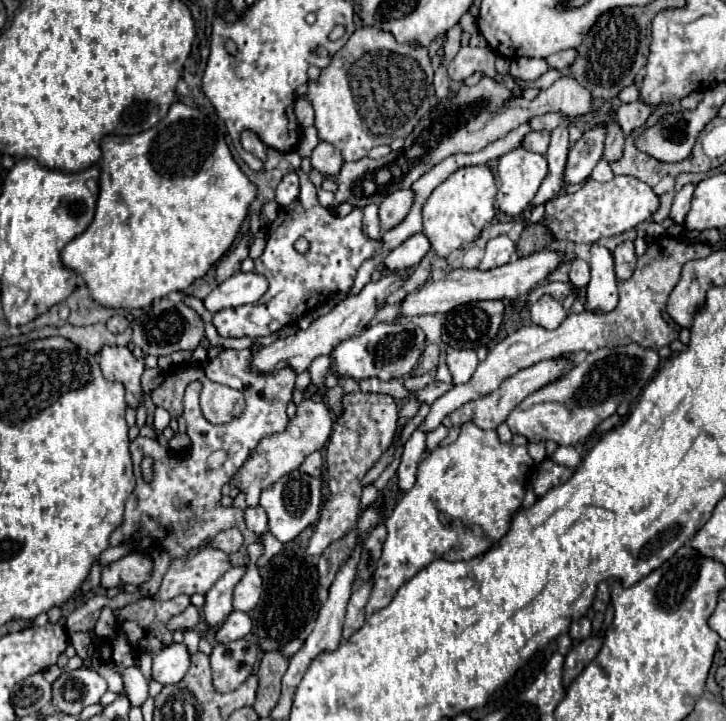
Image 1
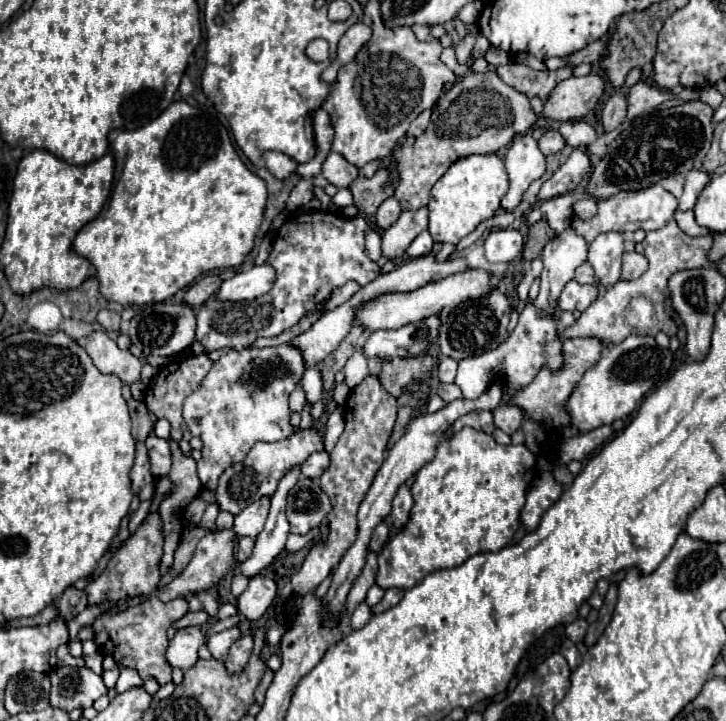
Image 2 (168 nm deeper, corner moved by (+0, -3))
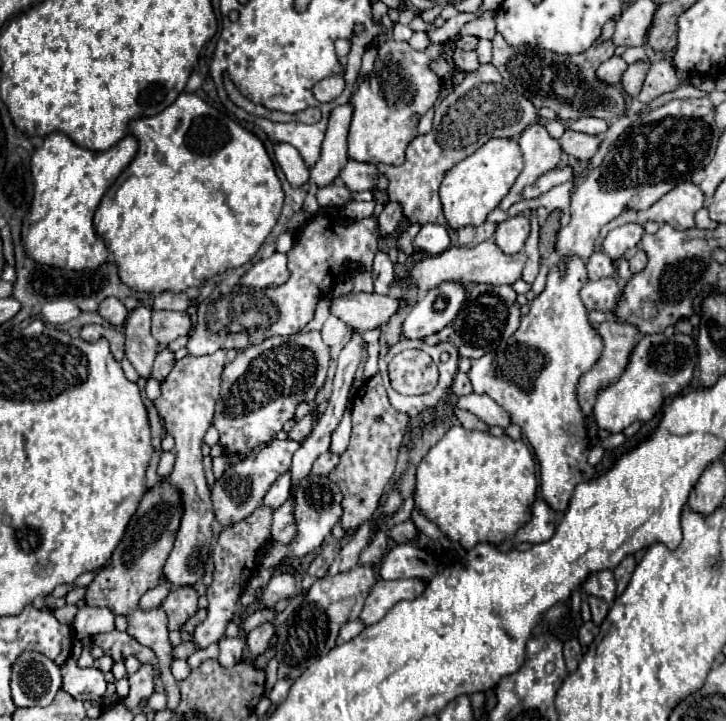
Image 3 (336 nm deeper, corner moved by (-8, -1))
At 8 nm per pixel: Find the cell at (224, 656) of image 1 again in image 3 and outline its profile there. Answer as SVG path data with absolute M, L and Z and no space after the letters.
M262 623L260 627L256 627L248 633L248 649L250 649L252 657L258 657L260 653L266 651L272 635L274 635L274 625L272 623Z

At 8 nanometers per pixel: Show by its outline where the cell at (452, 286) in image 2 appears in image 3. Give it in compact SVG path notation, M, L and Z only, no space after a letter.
M348 293L334 297L330 313L342 319L354 331L370 331L382 327L398 311L398 299L378 293Z

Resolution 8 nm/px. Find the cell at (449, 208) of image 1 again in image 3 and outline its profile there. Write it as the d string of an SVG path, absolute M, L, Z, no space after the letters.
M496 137L486 141L478 151L474 151L464 161L456 163L444 177L440 185L440 199L444 205L444 217L452 229L464 225L480 225L486 221L488 213L498 207L500 199L510 191L514 179L520 175L524 163L520 145L516 139Z

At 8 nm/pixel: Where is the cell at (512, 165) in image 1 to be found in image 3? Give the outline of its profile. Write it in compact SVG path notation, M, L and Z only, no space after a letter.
M534 123L534 125L526 127L522 131L518 143L520 143L520 149L524 155L524 169L516 177L510 193L500 201L498 209L502 209L502 211L508 211L510 205L520 201L520 191L526 185L534 183L542 173L554 169L556 163L560 161L560 153L562 153L560 143L548 135L548 131L542 123Z

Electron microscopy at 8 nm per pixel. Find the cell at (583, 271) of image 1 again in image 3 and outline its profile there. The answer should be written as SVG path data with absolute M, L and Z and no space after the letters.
M592 253L588 259L588 279L602 279L602 277L610 277L614 273L614 263L608 255L604 253Z

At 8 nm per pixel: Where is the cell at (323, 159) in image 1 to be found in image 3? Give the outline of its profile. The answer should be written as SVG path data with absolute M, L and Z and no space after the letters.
M348 161L346 167L340 173L344 185L350 191L366 191L374 189L378 183L378 169L372 163L358 163L358 161Z

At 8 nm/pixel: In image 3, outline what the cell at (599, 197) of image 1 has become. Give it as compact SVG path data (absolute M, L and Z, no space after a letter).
M686 181L678 187L674 187L674 191L666 193L658 203L654 203L646 211L624 211L618 219L614 219L602 227L600 237L604 239L608 235L608 231L612 231L614 227L620 227L626 223L644 225L646 221L670 223L674 229L692 229L694 215L696 215L696 211L700 211L704 207L704 201L706 201L706 197L704 197L702 189L696 183Z

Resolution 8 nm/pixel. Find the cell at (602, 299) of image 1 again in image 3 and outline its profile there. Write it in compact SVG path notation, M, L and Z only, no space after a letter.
M638 223L622 225L622 227L614 229L614 231L610 231L606 239L602 239L602 251L610 259L618 259L626 249L632 249L632 247L640 245L642 235L644 235L642 225L638 225Z

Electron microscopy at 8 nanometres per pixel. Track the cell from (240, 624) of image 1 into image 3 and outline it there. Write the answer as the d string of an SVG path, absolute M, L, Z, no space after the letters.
M234 637L234 639L220 639L220 655L218 655L218 663L222 667L232 667L242 659L242 649L244 649L244 639L242 637Z

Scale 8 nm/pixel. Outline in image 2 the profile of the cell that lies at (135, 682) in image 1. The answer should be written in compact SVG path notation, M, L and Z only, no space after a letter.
M122 669L120 677L118 677L118 683L116 683L116 691L124 693L124 691L140 687L140 685L142 685L142 677L138 675L136 669Z

